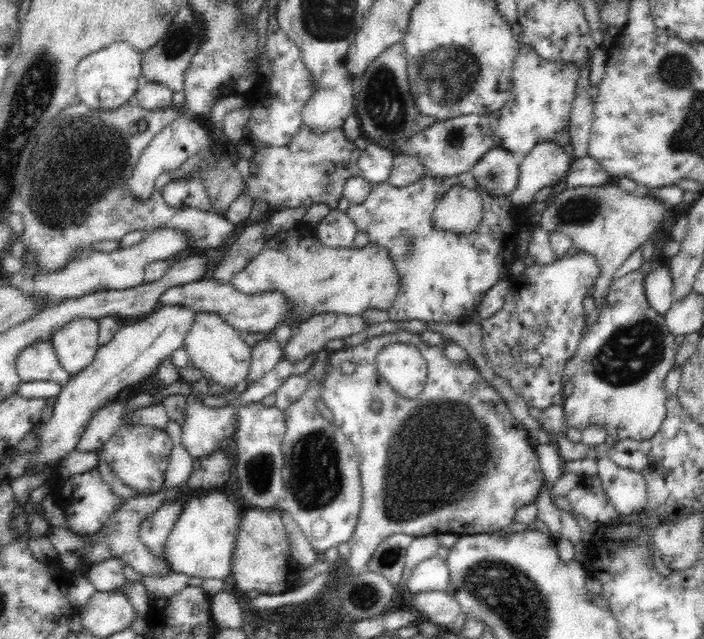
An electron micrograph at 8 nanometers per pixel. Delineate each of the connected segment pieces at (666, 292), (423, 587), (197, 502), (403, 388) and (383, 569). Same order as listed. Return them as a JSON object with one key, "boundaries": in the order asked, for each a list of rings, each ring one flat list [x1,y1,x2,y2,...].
{"boundaries":[[[665,263,658,264,656,268,652,265,646,274,644,287,650,307,659,314,665,315,674,302,674,282]],[[438,554,419,562,410,572,406,584,412,594,416,592,445,591,450,582,449,568]],[[221,490,198,492,184,496,185,501,174,528,167,536,164,557,174,572,206,580,227,579,231,575,233,548,237,539,240,512]],[[394,343,381,348,376,356,378,373,400,396,415,399,426,386,427,362,410,344]],[[394,534,382,541,366,564,366,570,387,578,395,587,400,584,413,538,406,534]]]}

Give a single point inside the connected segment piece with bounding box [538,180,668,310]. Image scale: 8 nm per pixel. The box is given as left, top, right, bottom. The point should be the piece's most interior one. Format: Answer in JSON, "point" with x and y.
{"point":[608,223]}

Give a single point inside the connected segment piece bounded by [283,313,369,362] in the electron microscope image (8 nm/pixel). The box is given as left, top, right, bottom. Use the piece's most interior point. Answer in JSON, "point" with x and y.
{"point":[315,331]}

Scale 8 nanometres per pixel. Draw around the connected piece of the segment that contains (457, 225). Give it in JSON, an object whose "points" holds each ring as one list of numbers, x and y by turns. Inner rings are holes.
{"points":[[460,184,451,186,431,214,438,230,468,234,482,222,482,197,479,191]]}

